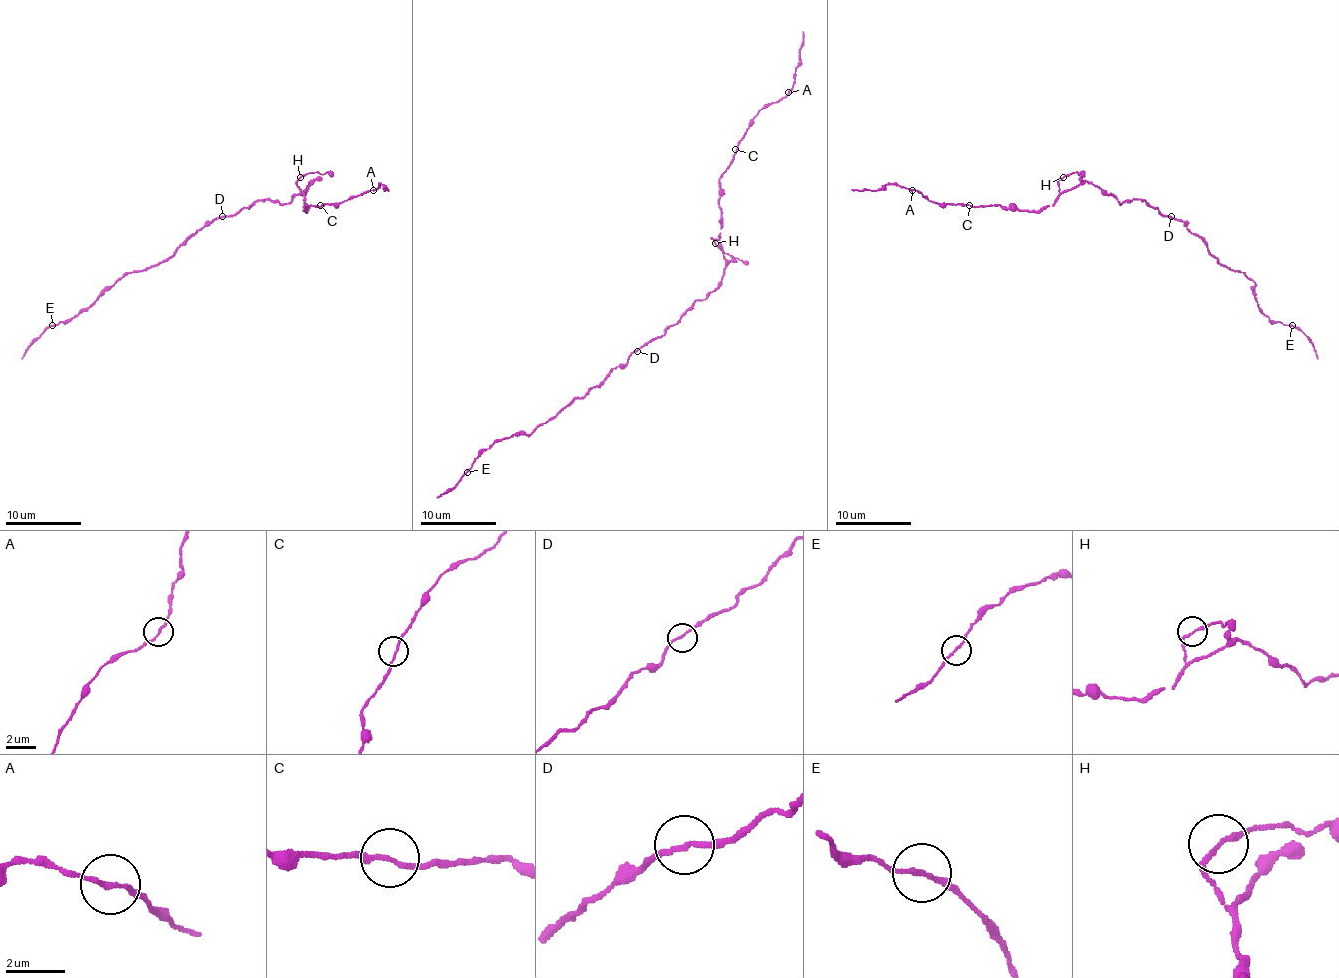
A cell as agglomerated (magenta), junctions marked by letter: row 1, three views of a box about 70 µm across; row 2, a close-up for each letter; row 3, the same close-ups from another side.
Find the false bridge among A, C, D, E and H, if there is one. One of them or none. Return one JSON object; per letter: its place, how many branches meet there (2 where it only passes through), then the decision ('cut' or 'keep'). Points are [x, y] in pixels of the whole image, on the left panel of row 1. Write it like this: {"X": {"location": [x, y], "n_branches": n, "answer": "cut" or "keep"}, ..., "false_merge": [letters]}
{"A": {"location": [373, 190], "n_branches": 2, "answer": "keep"}, "C": {"location": [320, 205], "n_branches": 2, "answer": "keep"}, "D": {"location": [222, 216], "n_branches": 2, "answer": "keep"}, "E": {"location": [52, 325], "n_branches": 2, "answer": "keep"}, "H": {"location": [300, 177], "n_branches": 2, "answer": "keep"}, "false_merge": []}

